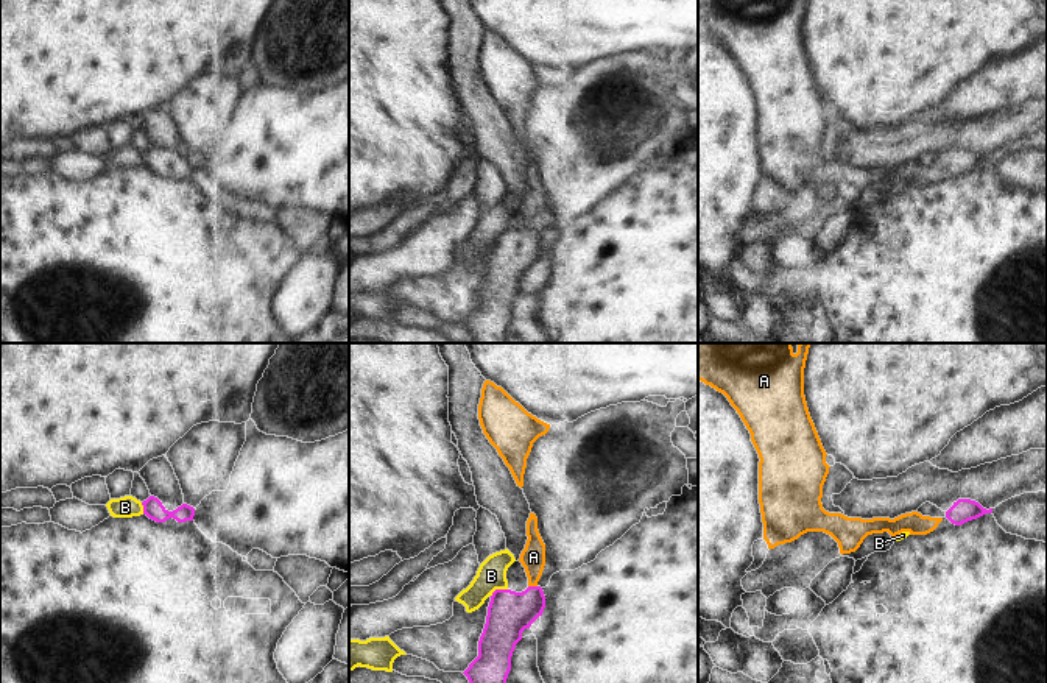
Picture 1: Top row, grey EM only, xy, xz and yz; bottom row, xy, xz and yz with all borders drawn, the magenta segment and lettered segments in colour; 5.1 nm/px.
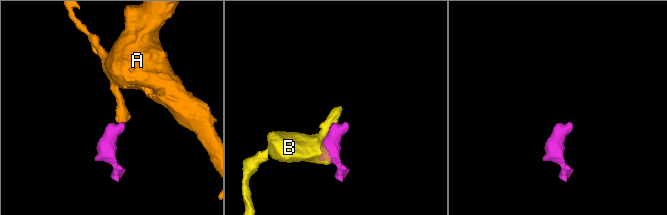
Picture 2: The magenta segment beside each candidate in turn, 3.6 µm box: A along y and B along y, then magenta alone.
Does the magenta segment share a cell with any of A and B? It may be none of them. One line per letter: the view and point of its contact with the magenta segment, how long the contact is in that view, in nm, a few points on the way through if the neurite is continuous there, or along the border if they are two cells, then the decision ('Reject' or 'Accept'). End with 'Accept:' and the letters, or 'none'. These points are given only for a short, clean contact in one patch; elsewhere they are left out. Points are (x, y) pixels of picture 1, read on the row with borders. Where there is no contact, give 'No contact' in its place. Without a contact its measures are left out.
A: Touches magenta at xz (533, 587). Shared border 50 nm. Path across: xz (510, 613), (533, 587), (533, 557). Accept
B: Touches magenta at xz (497, 590). Shared border 100 nm. Reject
Accept: A.

